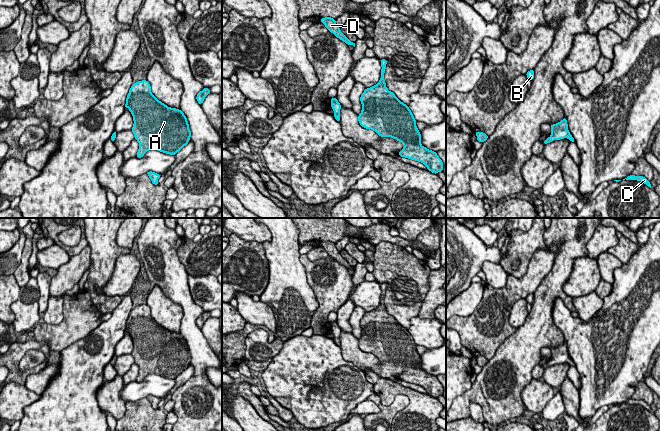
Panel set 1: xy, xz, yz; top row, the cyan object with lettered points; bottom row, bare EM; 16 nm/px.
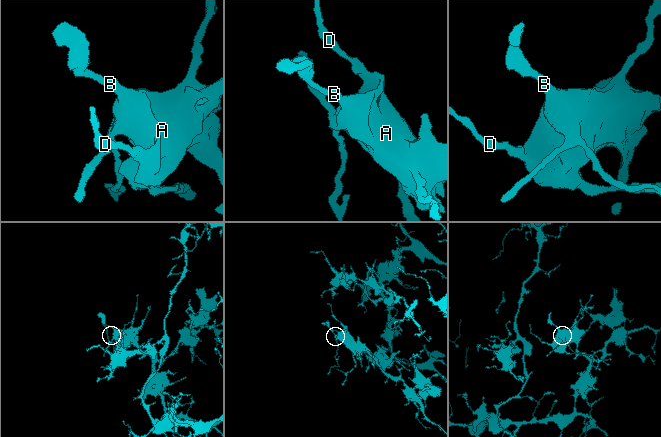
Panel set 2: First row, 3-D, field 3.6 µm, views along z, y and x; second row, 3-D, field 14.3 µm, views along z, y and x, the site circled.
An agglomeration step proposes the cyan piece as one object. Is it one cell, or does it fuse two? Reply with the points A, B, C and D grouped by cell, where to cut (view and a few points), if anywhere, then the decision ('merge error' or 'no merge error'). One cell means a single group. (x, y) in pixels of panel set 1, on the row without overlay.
A B C D | no cut | no merge error

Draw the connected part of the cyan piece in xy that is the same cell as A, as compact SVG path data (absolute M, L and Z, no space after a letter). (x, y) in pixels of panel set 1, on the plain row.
M147 304L138 305L131 310L125 332L128 332L133 340L134 348L131 354L139 367L137 382L142 382L148 374L176 379L190 365L191 355L184 337L180 333L168 331L159 325L152 318Z

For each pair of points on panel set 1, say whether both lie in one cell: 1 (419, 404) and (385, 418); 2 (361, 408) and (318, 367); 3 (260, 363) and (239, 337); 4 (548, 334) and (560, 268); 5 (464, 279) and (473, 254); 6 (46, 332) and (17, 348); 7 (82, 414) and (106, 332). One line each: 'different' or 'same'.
1: different
2: different
3: different
4: same
5: same
6: different
7: same

